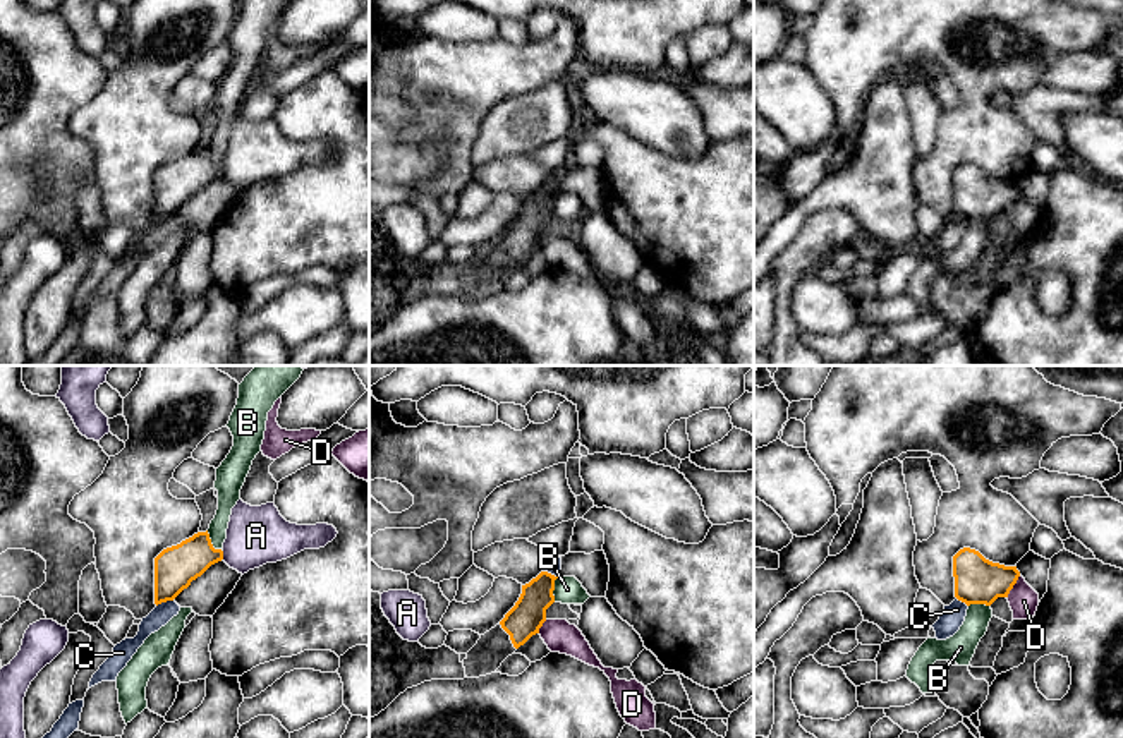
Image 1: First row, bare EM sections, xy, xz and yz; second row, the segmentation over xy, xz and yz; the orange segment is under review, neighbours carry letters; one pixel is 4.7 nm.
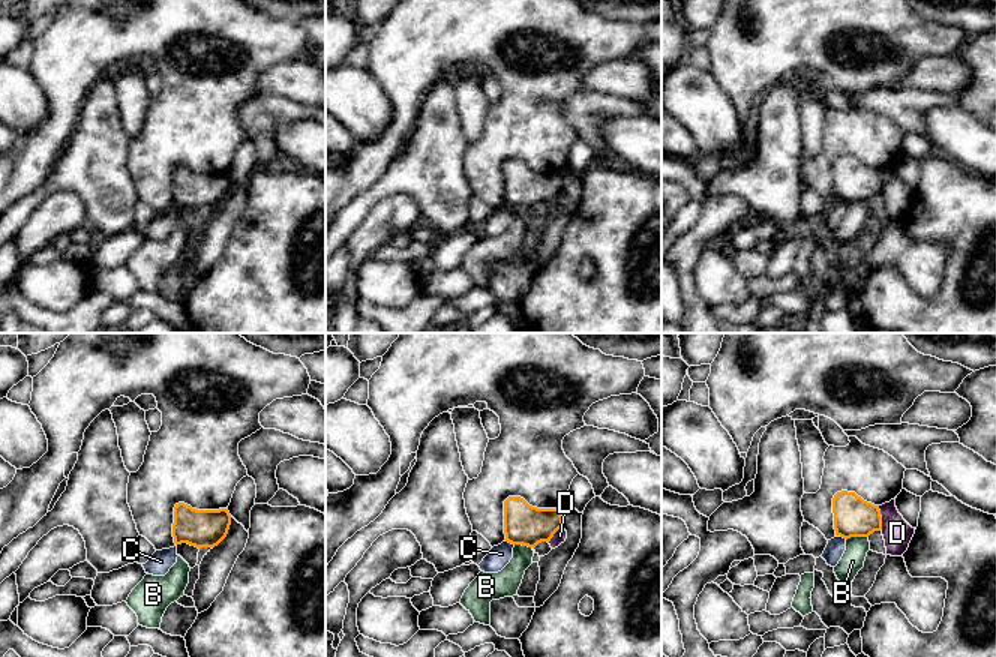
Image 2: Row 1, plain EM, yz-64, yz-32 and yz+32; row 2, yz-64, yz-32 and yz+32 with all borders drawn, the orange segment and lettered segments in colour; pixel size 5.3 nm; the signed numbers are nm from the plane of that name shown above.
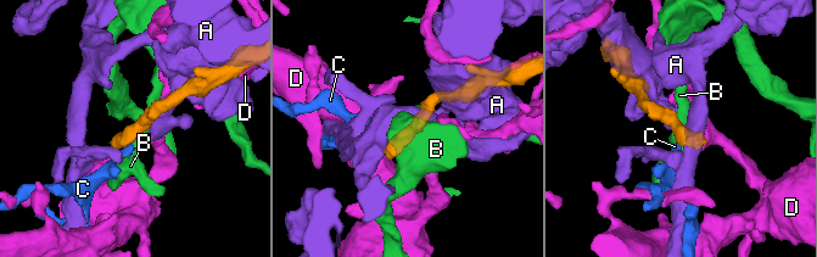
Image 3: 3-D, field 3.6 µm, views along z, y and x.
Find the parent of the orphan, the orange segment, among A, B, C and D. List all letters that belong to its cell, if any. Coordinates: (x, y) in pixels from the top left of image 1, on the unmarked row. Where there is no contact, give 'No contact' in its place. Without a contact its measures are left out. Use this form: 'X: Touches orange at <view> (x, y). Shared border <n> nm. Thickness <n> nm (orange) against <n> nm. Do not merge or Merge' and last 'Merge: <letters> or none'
A: Touches orange at xy (222, 170). Shared border 40 nm. Thickness 200 nm (orange) against 280 nm. Do not merge
B: Touches orange at xy (210, 158). Shared border 130 nm. Thickness 200 nm (orange) against 110 nm. Do not merge
C: Touches orange at xy (163, 217). Shared border 90 nm. Thickness 200 nm (orange) against 90 nm. Do not merge
D: Touches orange at yz (1012, 203). Shared border 130 nm. Thickness 220 nm (orange) against 140 nm. Do not merge
Merge: none

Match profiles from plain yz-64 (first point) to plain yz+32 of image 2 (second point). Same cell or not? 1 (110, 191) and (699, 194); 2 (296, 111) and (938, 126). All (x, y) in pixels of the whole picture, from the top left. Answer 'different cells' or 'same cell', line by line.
1: different cells
2: different cells

